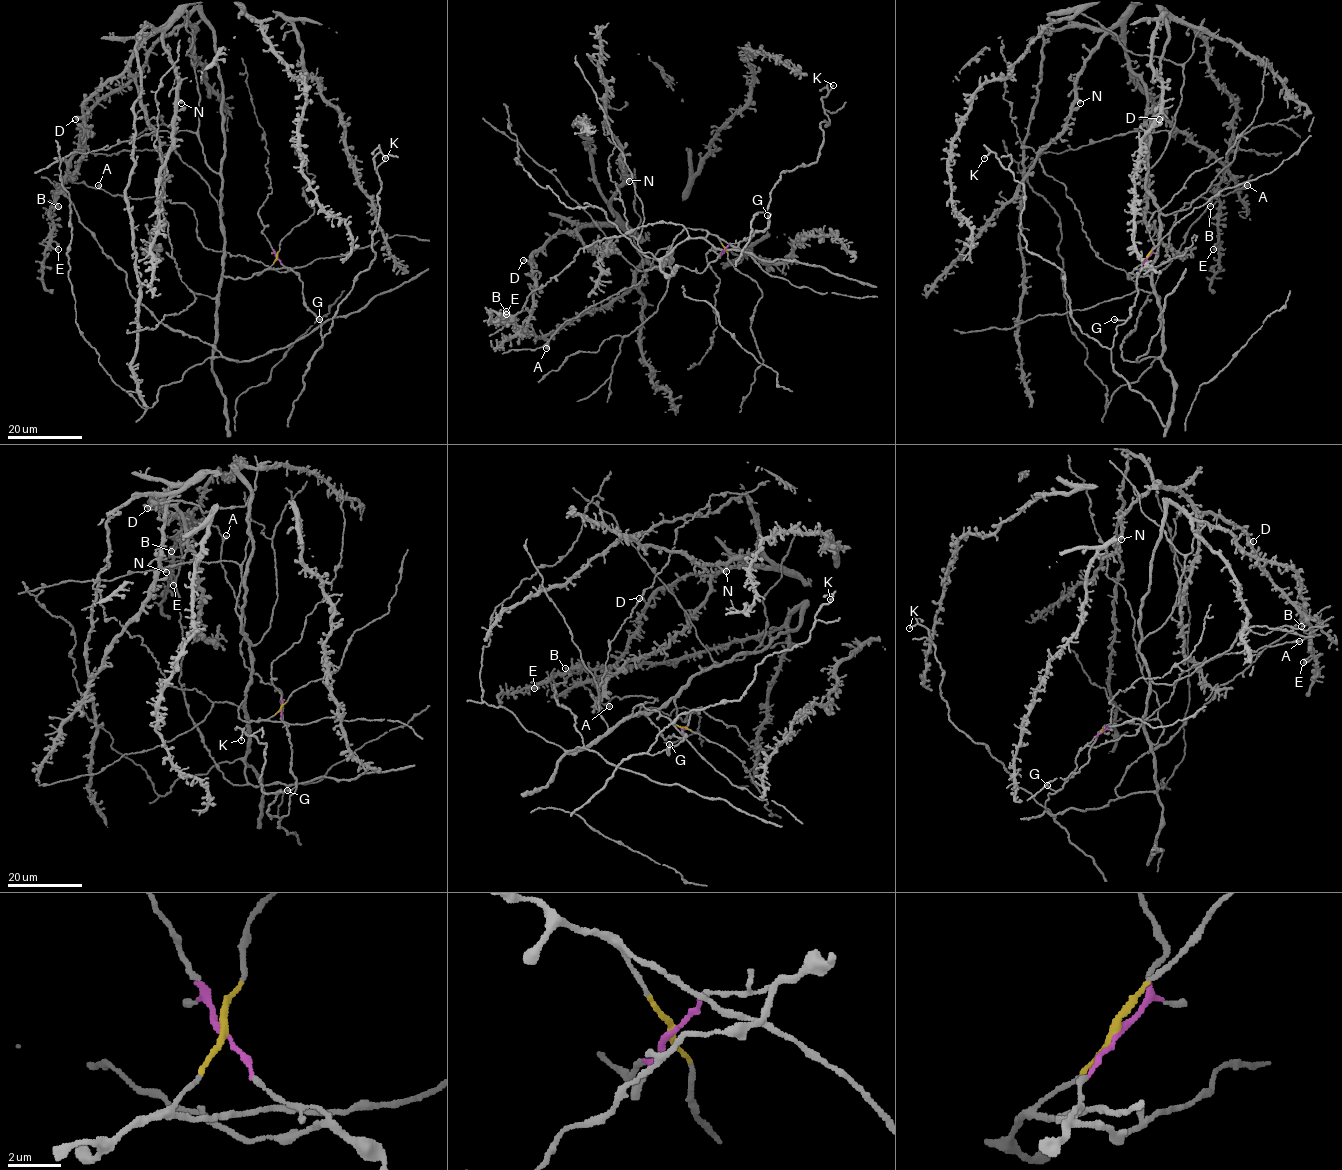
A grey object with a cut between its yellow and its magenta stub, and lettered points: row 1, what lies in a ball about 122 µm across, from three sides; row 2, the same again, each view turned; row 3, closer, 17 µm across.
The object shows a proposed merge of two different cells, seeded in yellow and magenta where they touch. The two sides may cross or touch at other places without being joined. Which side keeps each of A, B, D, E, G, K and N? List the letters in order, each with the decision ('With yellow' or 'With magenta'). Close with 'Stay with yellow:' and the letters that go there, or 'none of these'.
A: With magenta
B: With yellow
D: With yellow
E: With yellow
G: With magenta
K: With magenta
N: With yellow
Stay with yellow: B, D, E, N

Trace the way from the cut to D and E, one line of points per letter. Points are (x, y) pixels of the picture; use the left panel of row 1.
D: (276, 257), (250, 277), (221, 278), (214, 356), (241, 361), (165, 326), (61, 187), (84, 150), (75, 119)
E: (276, 257), (250, 277), (222, 276), (214, 356), (236, 361), (133, 297), (63, 193), (49, 211), (58, 249)

